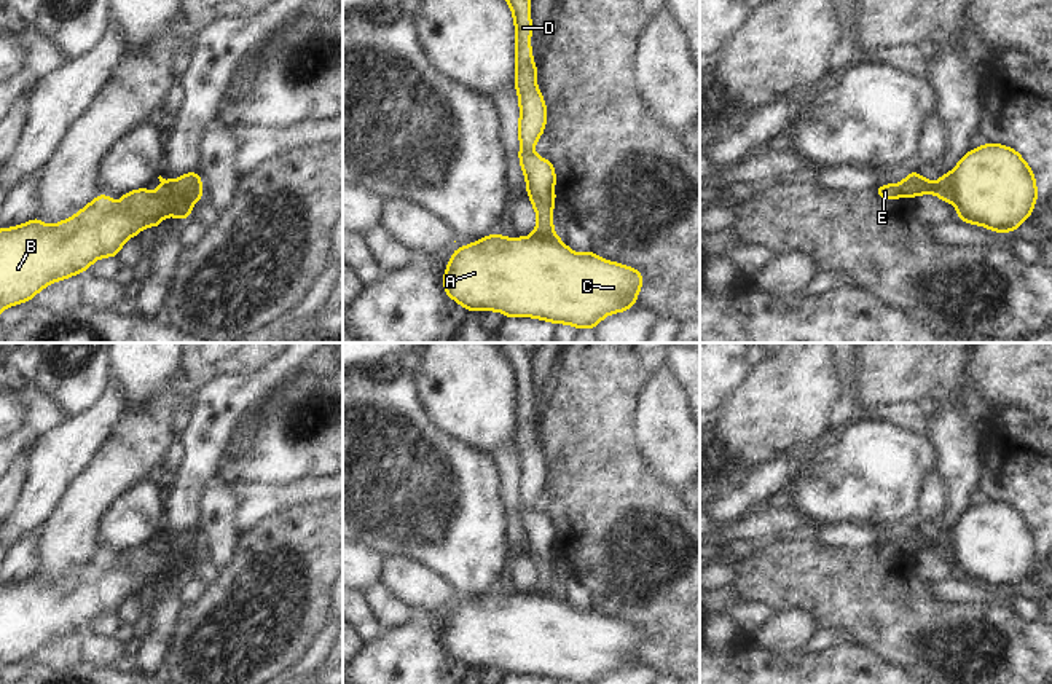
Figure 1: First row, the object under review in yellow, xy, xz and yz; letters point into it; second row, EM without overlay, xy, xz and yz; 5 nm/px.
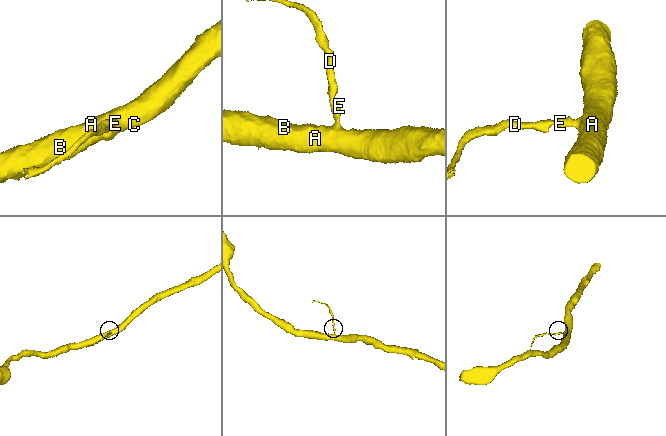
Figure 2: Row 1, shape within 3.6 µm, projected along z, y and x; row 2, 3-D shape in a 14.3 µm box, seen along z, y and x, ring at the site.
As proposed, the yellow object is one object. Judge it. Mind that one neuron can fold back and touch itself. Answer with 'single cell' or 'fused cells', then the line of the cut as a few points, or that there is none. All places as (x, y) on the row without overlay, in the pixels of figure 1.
fused cells | xy (174, 538), (174, 544), (187, 557), (177, 565), (184, 576)

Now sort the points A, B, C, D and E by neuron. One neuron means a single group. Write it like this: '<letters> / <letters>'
A B C / D E

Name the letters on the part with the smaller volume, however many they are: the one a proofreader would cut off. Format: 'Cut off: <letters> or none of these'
Cut off: D, E

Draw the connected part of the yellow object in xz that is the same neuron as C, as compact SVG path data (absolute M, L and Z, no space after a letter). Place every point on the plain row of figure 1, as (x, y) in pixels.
M493 590L477 599L456 606L443 631L448 655L470 668L499 668L505 674L536 674L552 681L596 684L606 673L634 663L644 641L641 628L609 619L593 607L577 611L558 593L542 598L502 595Z

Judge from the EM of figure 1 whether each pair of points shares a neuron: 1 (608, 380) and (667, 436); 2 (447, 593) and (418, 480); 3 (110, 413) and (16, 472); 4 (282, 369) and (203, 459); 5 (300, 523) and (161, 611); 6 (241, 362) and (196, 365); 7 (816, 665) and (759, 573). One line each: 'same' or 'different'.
1: different
2: different
3: different
4: same
5: different
6: same
7: different

